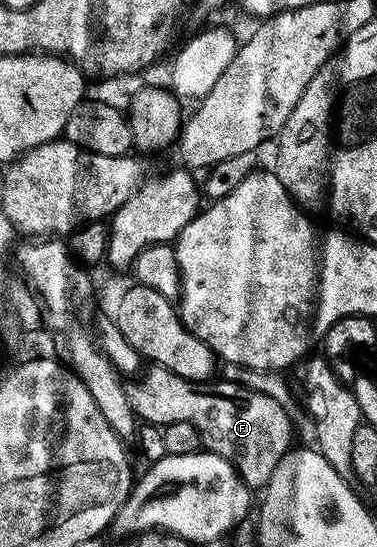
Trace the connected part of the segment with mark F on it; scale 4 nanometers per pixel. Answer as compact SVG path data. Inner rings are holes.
M152 364L135 380L129 381L127 388L130 404L141 423L161 428L183 422L194 424L194 428L198 428L201 447L209 454L217 454L225 458L236 470L236 475L248 485L249 491L263 491L270 476L274 476L274 468L278 468L280 461L286 457L289 450L293 449L294 431L288 411L284 410L278 401L272 400L270 396L252 391L238 383L223 380L191 382L166 368Z

